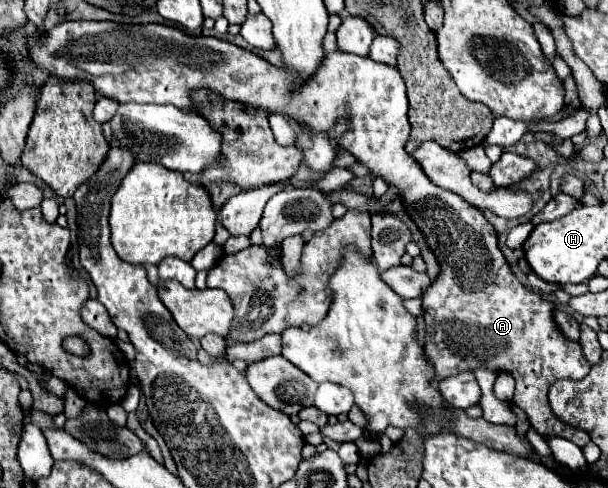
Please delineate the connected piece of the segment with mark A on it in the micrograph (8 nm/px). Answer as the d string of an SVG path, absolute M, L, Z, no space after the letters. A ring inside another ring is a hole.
M65 21L65 23L59 23L59 25L55 25L51 31L45 31L45 33L39 35L39 37L27 37L27 49L29 49L29 59L31 59L39 69L43 69L43 71L47 71L49 75L55 75L55 77L59 77L59 79L67 79L67 81L85 79L85 81L89 81L89 83L95 87L95 91L97 91L99 95L109 97L109 99L115 99L117 103L129 103L129 101L133 101L133 103L159 103L159 105L171 103L171 105L175 105L175 107L179 107L179 109L191 109L191 107L193 107L191 91L201 89L201 87L207 87L207 89L211 89L211 91L215 89L219 95L223 95L223 97L227 97L227 99L231 99L231 101L241 101L241 103L247 105L247 107L251 105L253 109L265 109L265 111L269 111L269 113L289 115L291 119L305 123L305 125L311 127L313 131L317 131L317 129L319 129L319 131L325 131L325 129L329 129L329 127L335 123L337 117L347 117L351 129L339 139L339 145L341 145L343 149L347 149L349 153L353 153L363 165L367 165L373 175L383 175L383 177L389 181L389 185L401 189L401 197L405 199L407 209L409 209L413 221L415 221L415 223L419 225L419 229L425 233L429 247L435 251L435 255L437 255L437 259L439 259L439 263L441 263L441 275L439 275L439 279L433 281L431 287L423 293L423 309L425 309L425 323L427 323L425 353L427 353L427 357L431 359L431 363L433 363L433 367L435 367L435 379L439 381L439 379L445 379L445 377L455 375L455 373L473 371L475 367L487 367L487 369L499 369L501 373L511 373L511 375L515 377L515 381L517 381L513 403L527 413L531 427L533 427L539 435L543 435L543 437L557 435L557 437L563 437L563 439L575 443L577 447L585 447L585 445L591 441L585 431L575 429L575 427L569 427L569 425L565 425L563 421L559 421L559 419L553 415L553 411L551 411L551 407L549 407L549 401L547 401L547 391L549 391L549 387L555 383L555 379L583 379L583 377L589 373L591 363L585 359L585 355L583 355L579 343L573 343L573 341L565 339L565 337L557 331L557 325L553 323L553 303L541 299L539 293L533 293L533 291L525 289L525 287L515 279L515 275L509 271L509 265L505 263L505 257L503 257L503 253L501 253L499 247L497 247L497 235L495 235L495 231L493 231L493 225L483 217L483 213L481 213L477 207L473 207L473 205L469 205L467 201L463 201L459 195L455 195L455 193L451 193L451 191L447 191L447 189L441 189L441 187L433 185L433 183L429 181L429 177L423 173L423 169L417 165L417 161L403 149L405 143L407 143L407 139L409 139L409 121L407 121L405 81L403 81L403 77L401 77L401 73L399 73L397 67L393 67L393 65L379 65L377 61L371 61L371 57L359 57L359 55L353 55L353 53L335 51L335 53L327 53L327 55L325 55L323 65L321 65L319 71L307 81L307 85L303 85L303 87L299 87L299 89L295 89L295 91L289 91L289 83L293 81L291 73L287 73L285 69L277 69L277 67L269 65L265 59L261 59L261 57L253 55L251 51L245 51L245 49L241 49L241 47L237 47L237 45L233 45L233 43L227 43L227 41L221 41L221 39L215 39L215 37L193 37L193 35L187 35L187 33L183 33L181 29L169 27L169 25L121 25L121 23L111 23L111 21Z

